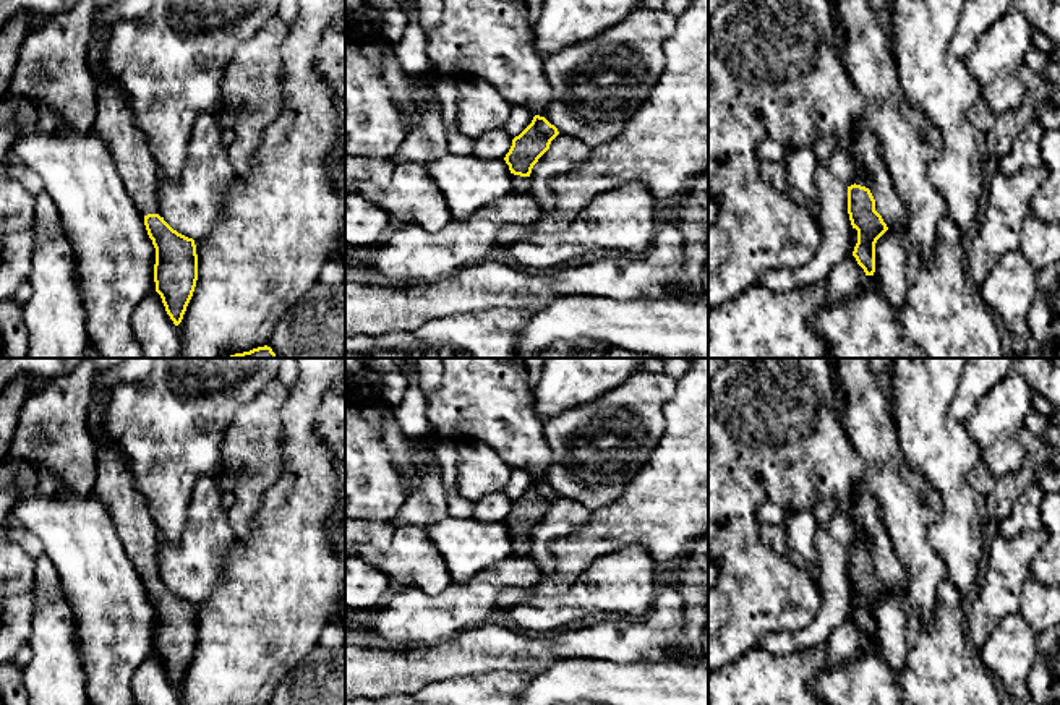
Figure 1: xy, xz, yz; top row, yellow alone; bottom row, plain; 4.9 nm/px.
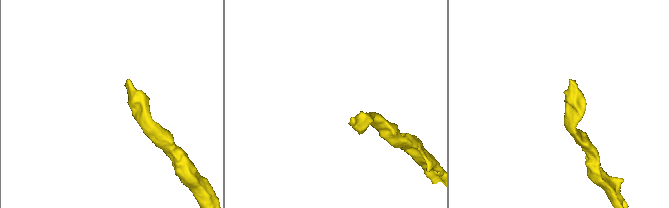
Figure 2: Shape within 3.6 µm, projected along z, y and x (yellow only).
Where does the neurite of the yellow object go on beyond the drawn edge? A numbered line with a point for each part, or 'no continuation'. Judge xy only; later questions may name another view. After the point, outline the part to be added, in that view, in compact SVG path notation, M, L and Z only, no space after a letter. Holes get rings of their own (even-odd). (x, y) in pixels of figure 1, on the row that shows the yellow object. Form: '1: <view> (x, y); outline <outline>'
1: xy (130, 149); outline M92 68L97 83L94 131L107 143L126 193L141 216L159 214L157 177L147 138L135 126L133 112L118 84L100 68Z

